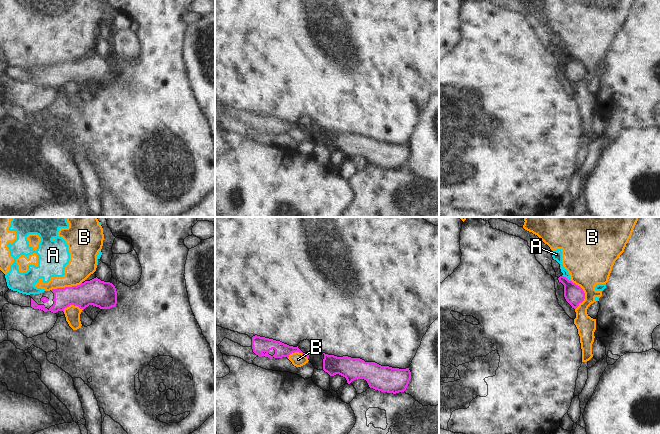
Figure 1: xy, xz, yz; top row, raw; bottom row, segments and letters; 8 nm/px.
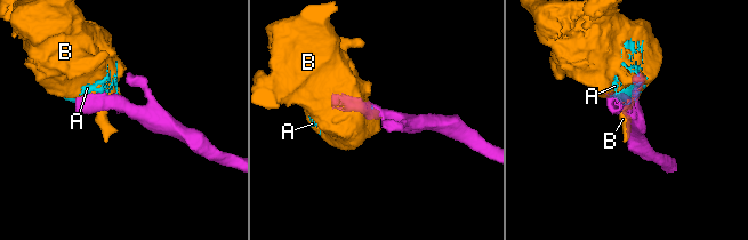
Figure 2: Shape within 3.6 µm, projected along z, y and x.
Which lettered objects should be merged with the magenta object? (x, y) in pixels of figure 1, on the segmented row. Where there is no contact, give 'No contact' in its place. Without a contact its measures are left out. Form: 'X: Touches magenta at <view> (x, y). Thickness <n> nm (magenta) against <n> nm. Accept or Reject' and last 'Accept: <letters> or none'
A: Touches magenta at yz (565, 277). Thickness 160 nm (magenta) against 80 nm. Reject
B: Touches magenta at yz (584, 294). Thickness 160 nm (magenta) against 360 nm. Reject
Accept: none.

